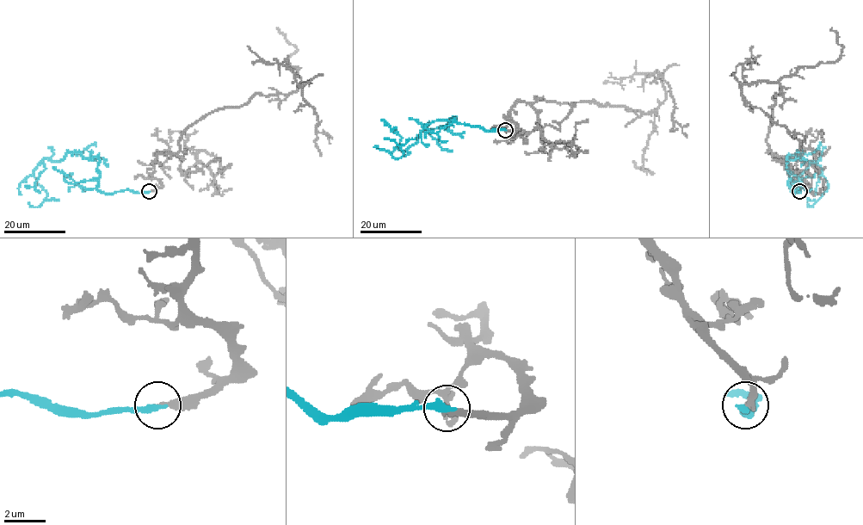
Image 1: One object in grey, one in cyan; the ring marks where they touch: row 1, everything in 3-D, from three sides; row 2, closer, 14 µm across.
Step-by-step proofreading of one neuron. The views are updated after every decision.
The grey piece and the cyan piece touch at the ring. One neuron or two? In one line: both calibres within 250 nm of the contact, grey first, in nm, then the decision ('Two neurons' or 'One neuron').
Thickness 280 nm (grey) against 360 nm. One neuron

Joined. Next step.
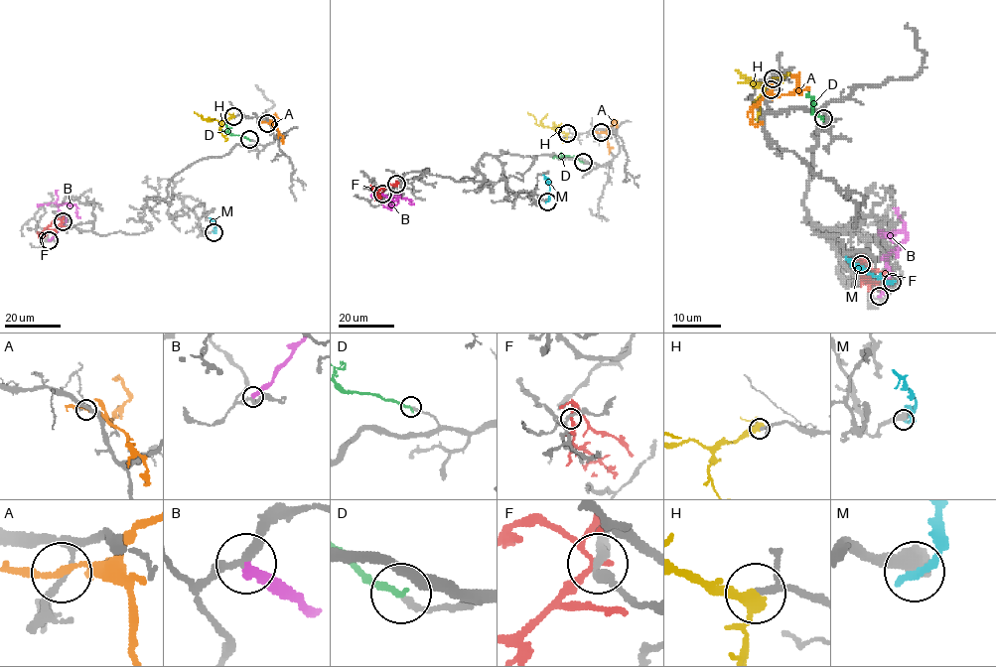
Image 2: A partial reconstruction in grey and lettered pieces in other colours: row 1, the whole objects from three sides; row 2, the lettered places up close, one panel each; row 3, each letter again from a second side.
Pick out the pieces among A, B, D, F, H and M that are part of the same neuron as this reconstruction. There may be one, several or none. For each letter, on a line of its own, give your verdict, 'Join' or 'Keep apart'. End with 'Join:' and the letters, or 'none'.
A: Keep apart
B: Keep apart
D: Join
F: Keep apart
H: Join
M: Keep apart
Join: D, H

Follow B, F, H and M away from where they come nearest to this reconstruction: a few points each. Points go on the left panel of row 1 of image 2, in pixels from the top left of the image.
B: (49, 240), (66, 218), (55, 202), (75, 205), (79, 217)
F: (63, 221), (41, 233), (43, 237)
H: (233, 116), (221, 121), (208, 121), (194, 111)
M: (213, 232), (216, 226), (210, 218)

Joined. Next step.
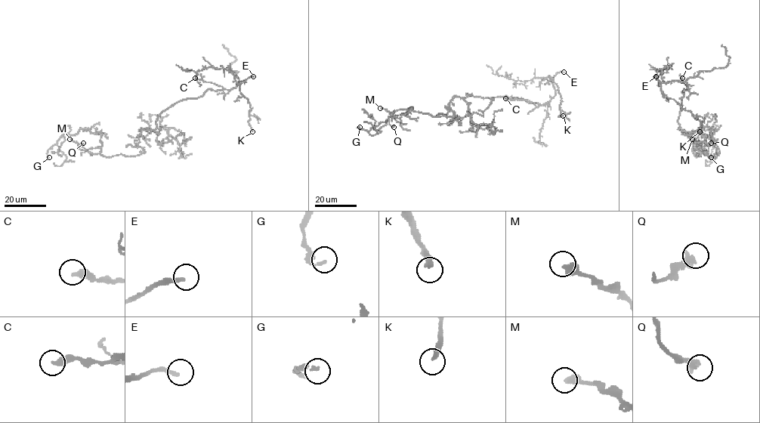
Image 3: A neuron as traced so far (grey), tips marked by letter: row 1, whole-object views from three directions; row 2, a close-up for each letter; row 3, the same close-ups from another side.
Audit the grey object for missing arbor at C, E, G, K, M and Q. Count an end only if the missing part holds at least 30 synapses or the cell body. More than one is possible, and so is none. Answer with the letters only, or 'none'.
E, K

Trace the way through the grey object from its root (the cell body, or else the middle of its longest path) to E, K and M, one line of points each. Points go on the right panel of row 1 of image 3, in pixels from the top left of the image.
E: (681, 126), (678, 119), (681, 98), (684, 89), (689, 88), (687, 84), (678, 81), (662, 83), (656, 76)
K: (681, 126), (681, 98), (687, 84), (662, 83), (660, 90), (699, 121), (699, 131)
M: (681, 126), (681, 130), (689, 137), (700, 152), (700, 156), (699, 154), (695, 155), (702, 149), (692, 139)

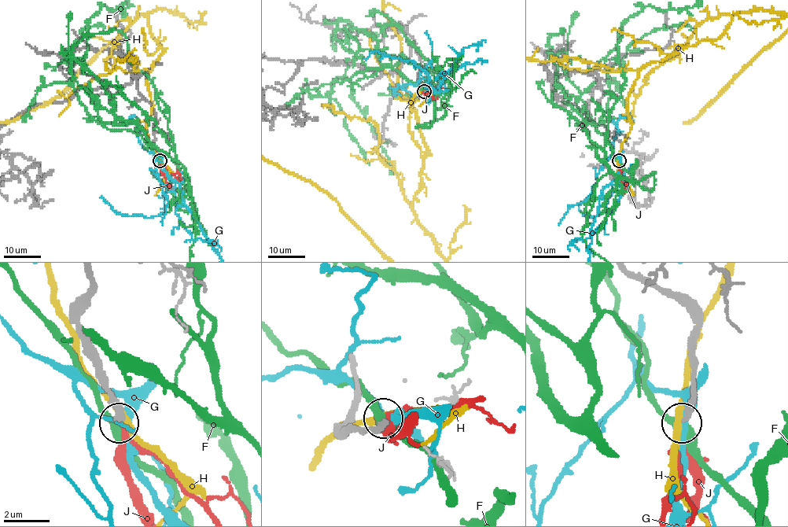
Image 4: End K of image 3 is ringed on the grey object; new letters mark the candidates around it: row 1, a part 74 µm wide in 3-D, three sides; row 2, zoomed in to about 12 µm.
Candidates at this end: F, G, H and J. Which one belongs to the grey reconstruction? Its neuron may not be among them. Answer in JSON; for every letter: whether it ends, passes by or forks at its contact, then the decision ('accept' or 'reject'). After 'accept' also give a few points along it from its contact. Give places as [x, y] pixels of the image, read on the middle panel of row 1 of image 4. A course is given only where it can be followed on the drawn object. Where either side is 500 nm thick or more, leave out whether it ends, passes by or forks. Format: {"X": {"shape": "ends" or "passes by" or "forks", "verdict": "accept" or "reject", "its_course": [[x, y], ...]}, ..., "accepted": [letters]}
{"F": {"shape": "passes by", "verdict": "reject"}, "G": {"shape": "forks", "verdict": "reject"}, "H": {"shape": "passes by", "verdict": "reject"}, "J": {"shape": "passes by", "verdict": "accept"}, "accepted": ["J"]}

